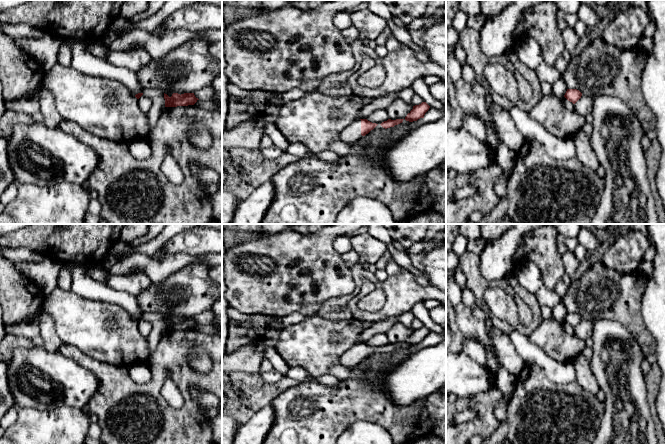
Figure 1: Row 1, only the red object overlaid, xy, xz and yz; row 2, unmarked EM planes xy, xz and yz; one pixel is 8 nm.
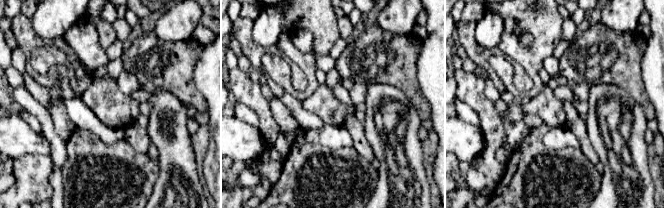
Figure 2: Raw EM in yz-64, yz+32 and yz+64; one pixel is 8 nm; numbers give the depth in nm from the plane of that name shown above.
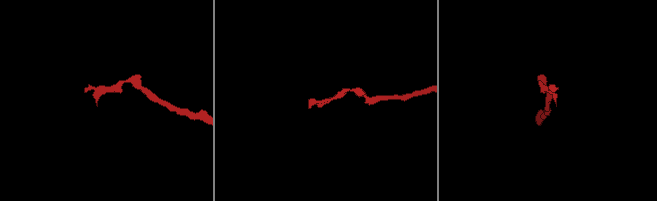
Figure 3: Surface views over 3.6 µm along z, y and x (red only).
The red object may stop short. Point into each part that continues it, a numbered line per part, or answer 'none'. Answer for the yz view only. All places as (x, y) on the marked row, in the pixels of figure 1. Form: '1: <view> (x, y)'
none

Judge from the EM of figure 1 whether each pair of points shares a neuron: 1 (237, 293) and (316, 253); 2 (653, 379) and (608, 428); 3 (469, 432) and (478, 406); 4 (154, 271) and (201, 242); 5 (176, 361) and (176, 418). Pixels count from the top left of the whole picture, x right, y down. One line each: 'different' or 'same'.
1: same
2: different
3: same
4: different
5: same

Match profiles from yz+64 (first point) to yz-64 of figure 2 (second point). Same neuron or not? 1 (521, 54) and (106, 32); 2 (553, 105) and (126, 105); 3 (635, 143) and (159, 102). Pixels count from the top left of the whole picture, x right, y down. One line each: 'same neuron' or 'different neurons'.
1: same neuron
2: same neuron
3: same neuron

